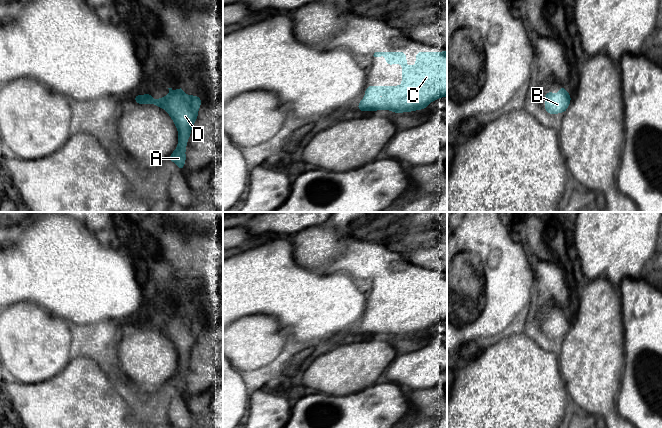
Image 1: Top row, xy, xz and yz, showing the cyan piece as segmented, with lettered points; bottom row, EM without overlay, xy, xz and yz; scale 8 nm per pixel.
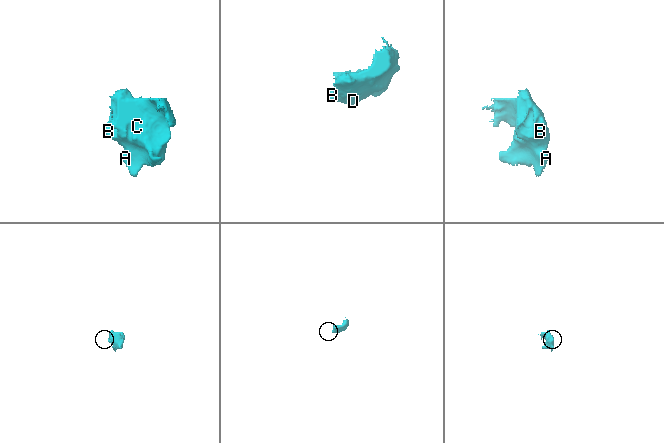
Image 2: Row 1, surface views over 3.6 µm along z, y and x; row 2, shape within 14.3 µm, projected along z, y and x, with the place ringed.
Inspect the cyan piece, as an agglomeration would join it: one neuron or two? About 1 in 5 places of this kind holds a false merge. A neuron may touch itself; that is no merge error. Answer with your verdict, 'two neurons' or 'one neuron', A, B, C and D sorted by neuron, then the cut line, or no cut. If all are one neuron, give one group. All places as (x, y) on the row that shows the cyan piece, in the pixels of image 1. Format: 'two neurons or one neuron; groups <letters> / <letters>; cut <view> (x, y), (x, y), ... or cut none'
one neuron; groups A B C D; cut none

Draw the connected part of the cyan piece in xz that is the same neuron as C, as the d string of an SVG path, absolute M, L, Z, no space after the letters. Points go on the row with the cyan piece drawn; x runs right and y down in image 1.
M447 50L444 52L416 52L416 65L406 65L406 52L375 52L374 57L386 56L387 66L402 64L401 86L367 86L365 97L358 104L358 111L391 110L394 113L425 110L434 100L447 96Z

